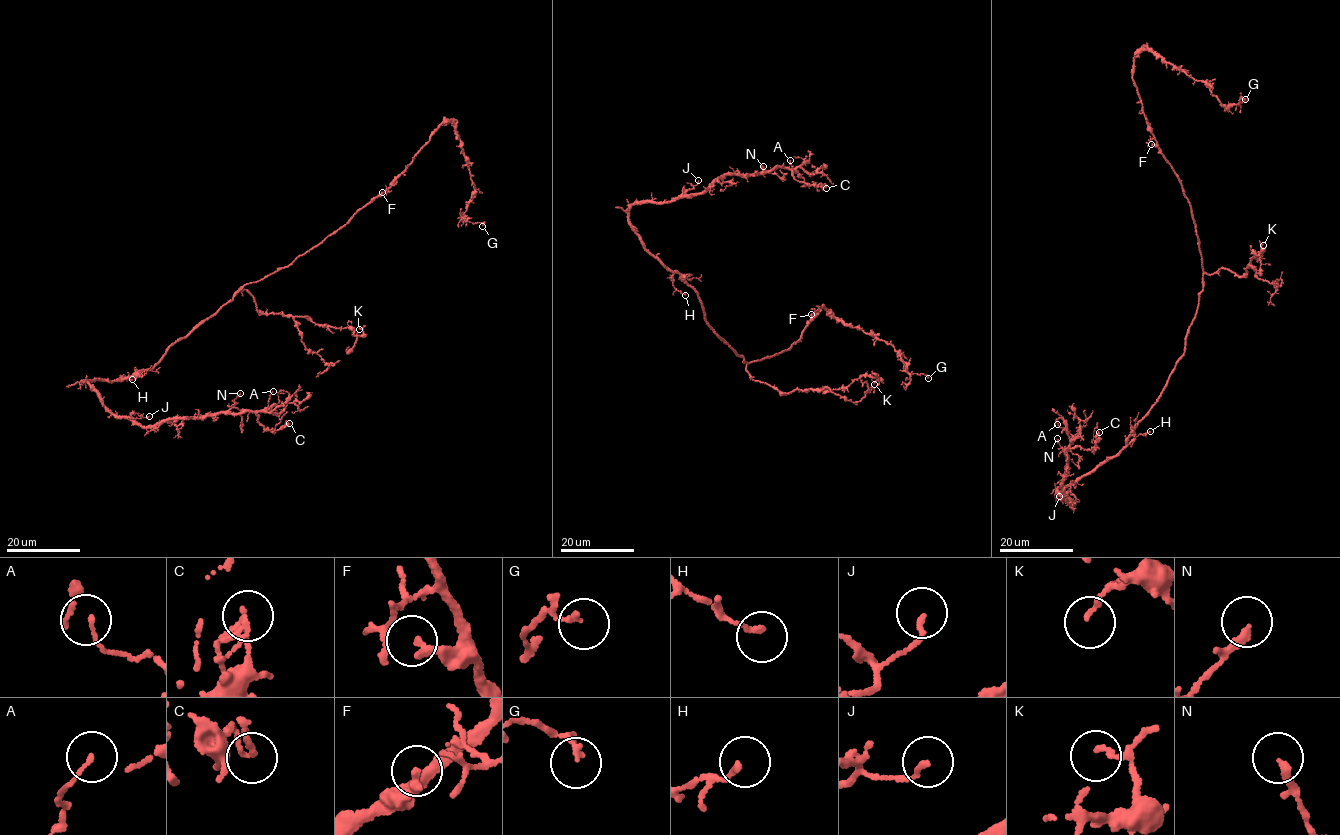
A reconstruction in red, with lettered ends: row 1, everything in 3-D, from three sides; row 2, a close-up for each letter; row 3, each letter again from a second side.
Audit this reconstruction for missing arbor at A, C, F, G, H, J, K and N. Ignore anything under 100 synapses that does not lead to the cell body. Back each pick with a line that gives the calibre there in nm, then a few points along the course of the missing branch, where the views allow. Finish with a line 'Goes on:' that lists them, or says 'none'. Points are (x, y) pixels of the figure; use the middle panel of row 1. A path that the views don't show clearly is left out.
Goes on: none

